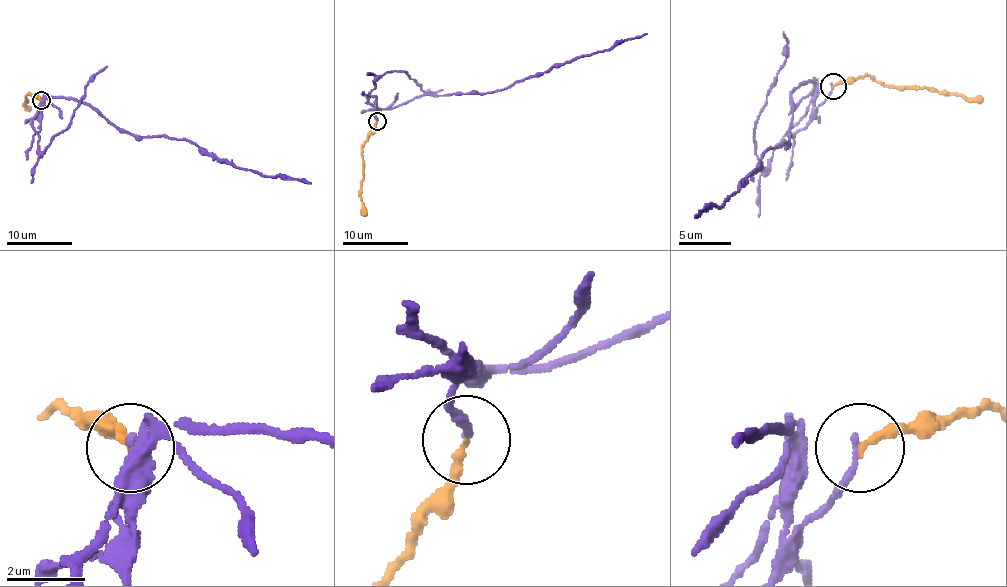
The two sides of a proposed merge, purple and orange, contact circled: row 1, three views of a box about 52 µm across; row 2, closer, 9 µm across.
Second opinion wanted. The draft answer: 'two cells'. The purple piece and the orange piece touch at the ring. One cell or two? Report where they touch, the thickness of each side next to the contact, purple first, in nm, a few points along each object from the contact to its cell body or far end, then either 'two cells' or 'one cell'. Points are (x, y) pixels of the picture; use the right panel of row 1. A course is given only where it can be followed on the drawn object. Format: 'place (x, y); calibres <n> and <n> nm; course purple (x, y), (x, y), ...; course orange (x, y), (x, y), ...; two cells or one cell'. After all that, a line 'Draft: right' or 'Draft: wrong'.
place (833, 86); calibres 180 and 200 nm; course purple (831, 85), (818, 104), (805, 80), (792, 93), (789, 143), (768, 148), (721, 205), (695, 218); course orange (833, 85), (867, 75), (875, 80), (958, 93), (982, 101); two cells
Draft: right

